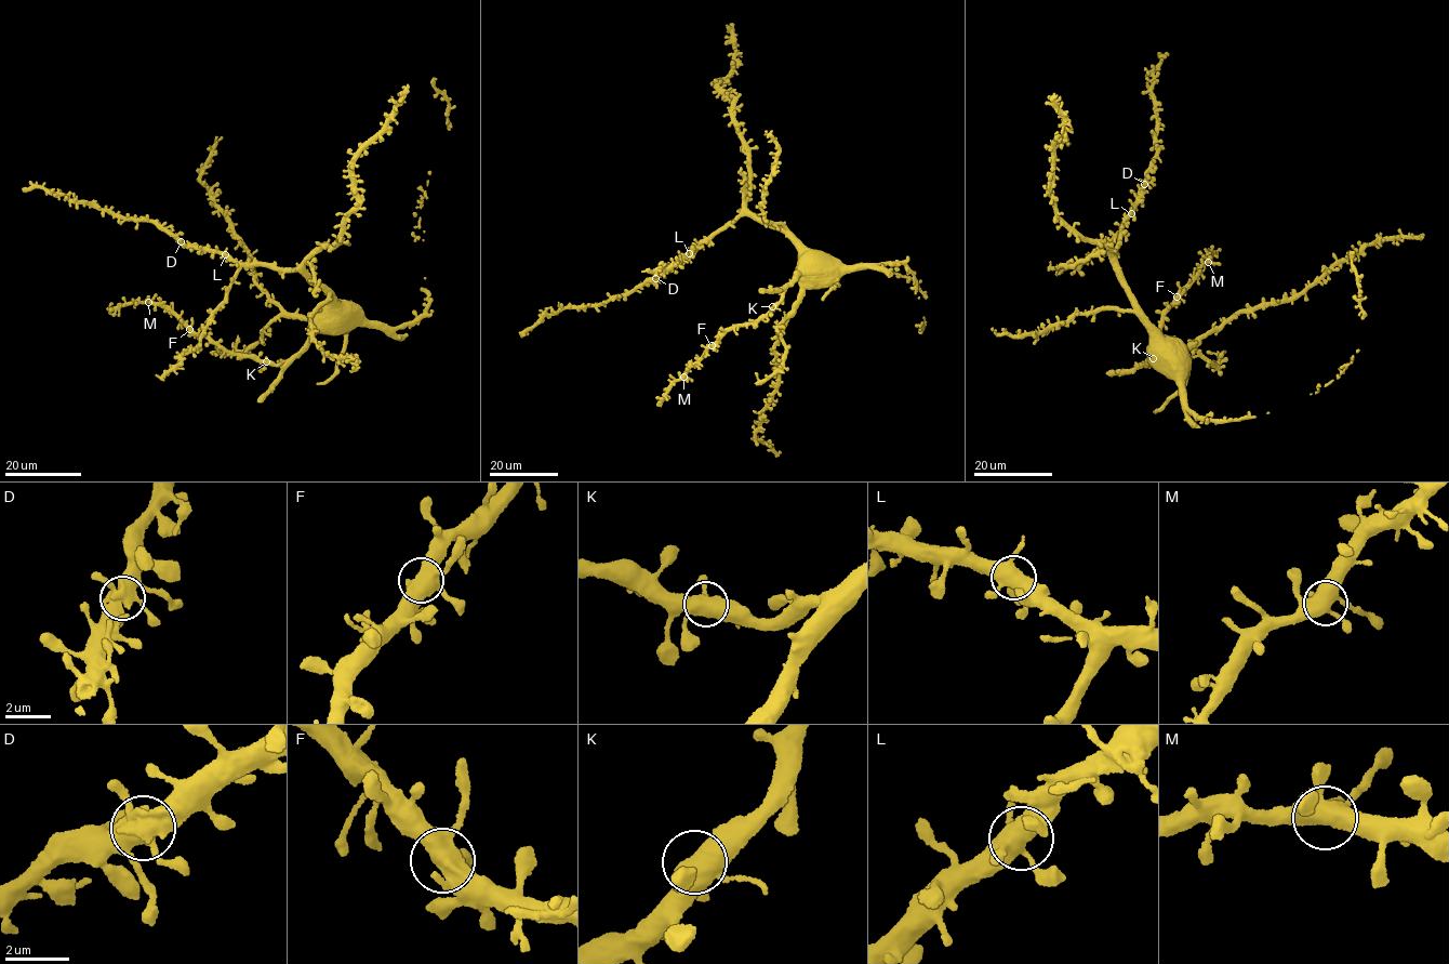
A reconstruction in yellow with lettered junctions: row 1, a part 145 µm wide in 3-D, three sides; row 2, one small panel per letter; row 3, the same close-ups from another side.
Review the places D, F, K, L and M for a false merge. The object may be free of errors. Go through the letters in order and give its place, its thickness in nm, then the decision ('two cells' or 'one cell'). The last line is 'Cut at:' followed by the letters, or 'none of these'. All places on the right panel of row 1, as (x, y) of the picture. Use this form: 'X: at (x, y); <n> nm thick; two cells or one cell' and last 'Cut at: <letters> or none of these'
D: at (1144, 184); 550 nm thick; one cell
F: at (1177, 296); 480 nm thick; one cell
K: at (1153, 358); 480 nm thick; one cell
L: at (1131, 213); 480 nm thick; one cell
M: at (1208, 262); 480 nm thick; one cell
Cut at: none of these

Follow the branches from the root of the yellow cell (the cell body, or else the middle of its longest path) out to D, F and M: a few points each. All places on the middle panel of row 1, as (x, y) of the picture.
D: (822, 252), (807, 249), (795, 238), (744, 215), (728, 223), (655, 278)
F: (822, 252), (811, 253), (801, 272), (785, 287), (780, 301), (767, 314), (728, 330), (712, 345)
M: (822, 252), (811, 253), (801, 272), (785, 287), (780, 301), (767, 314), (728, 330), (683, 377)

